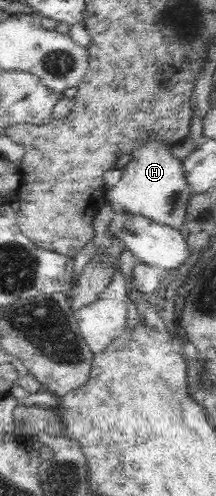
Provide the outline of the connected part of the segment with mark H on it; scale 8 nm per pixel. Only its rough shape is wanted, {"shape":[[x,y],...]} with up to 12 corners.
{"shape":[[147,129],[105,201],[179,230],[191,197]]}

